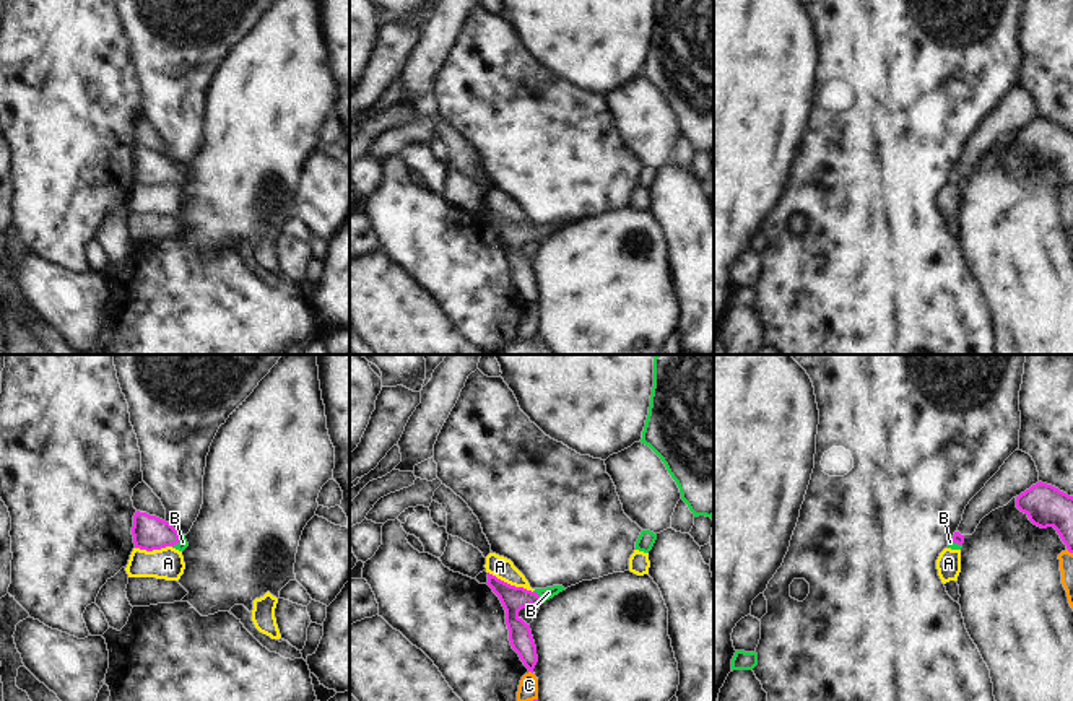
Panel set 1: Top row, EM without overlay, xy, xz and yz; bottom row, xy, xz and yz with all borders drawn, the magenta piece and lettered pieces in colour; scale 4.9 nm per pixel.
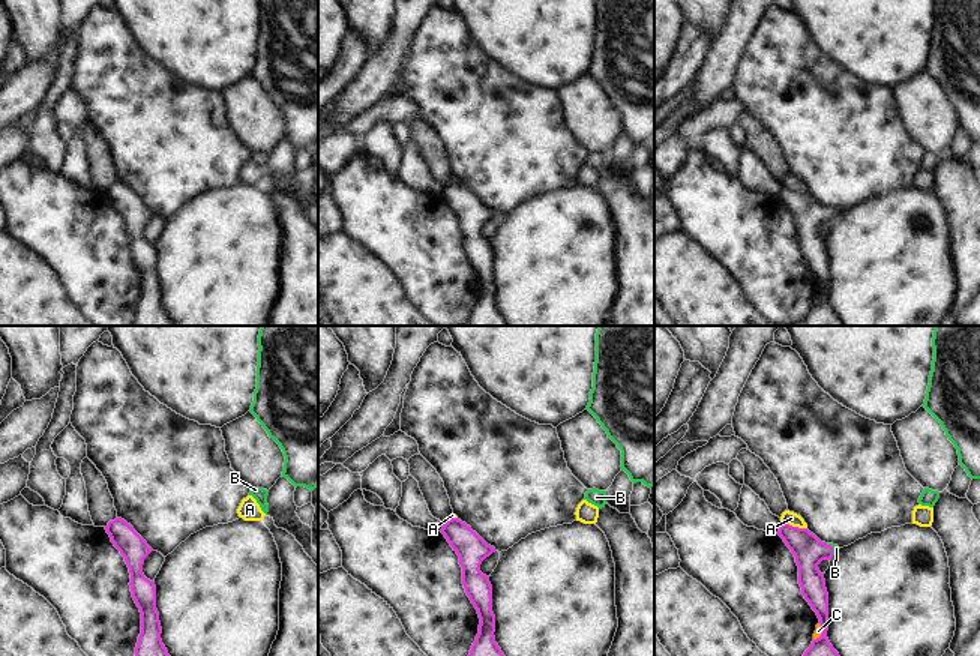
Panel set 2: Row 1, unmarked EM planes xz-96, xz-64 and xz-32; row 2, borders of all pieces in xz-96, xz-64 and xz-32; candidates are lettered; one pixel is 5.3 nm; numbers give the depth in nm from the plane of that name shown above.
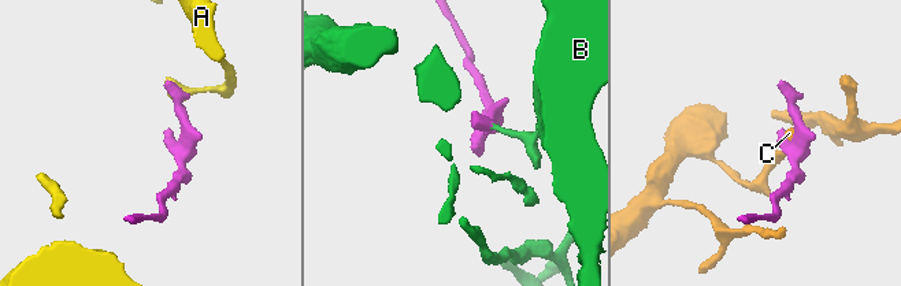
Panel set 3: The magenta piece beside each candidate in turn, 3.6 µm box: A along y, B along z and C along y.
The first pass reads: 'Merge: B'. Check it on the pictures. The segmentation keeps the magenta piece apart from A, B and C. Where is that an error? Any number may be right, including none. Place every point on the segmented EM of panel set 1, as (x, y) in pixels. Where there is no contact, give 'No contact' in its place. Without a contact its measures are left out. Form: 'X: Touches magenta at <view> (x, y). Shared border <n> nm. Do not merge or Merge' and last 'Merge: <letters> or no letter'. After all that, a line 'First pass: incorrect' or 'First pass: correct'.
A: Touches magenta at xz (509, 584). Shared border 240 nm. Do not merge
B: Touches magenta at xz (540, 597). Shared border 80 nm. Merge
C: Touches magenta at xz (530, 670). Shared border 30 nm. Do not merge
Merge: B.
First pass: correct

